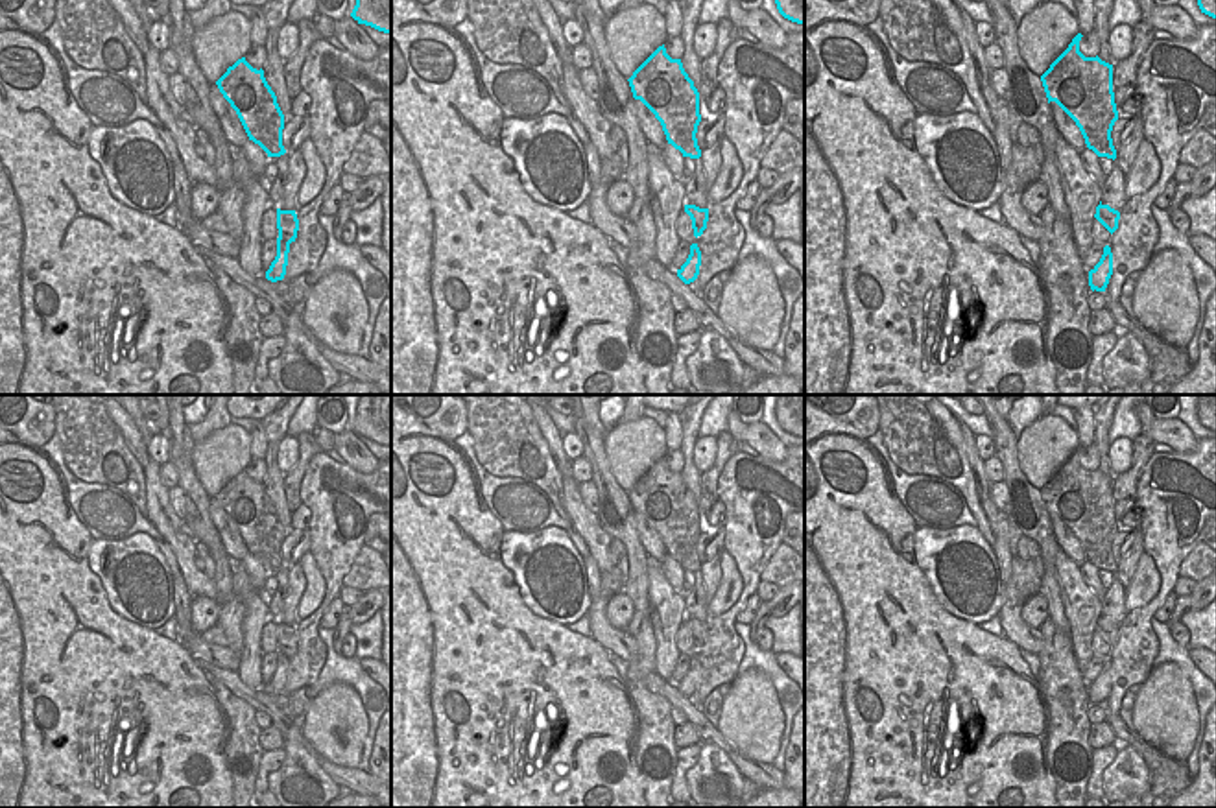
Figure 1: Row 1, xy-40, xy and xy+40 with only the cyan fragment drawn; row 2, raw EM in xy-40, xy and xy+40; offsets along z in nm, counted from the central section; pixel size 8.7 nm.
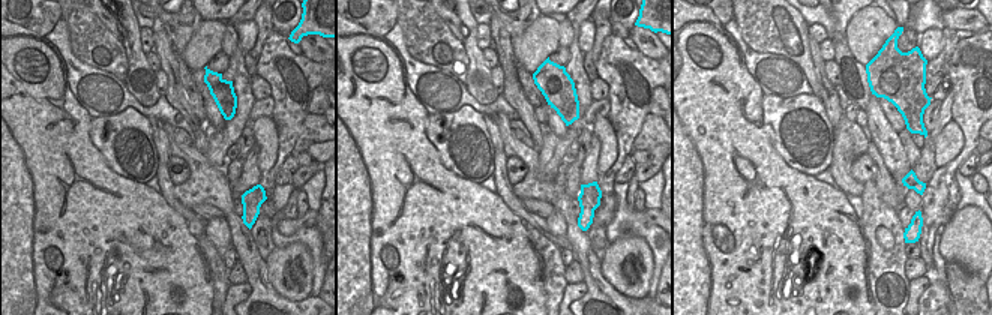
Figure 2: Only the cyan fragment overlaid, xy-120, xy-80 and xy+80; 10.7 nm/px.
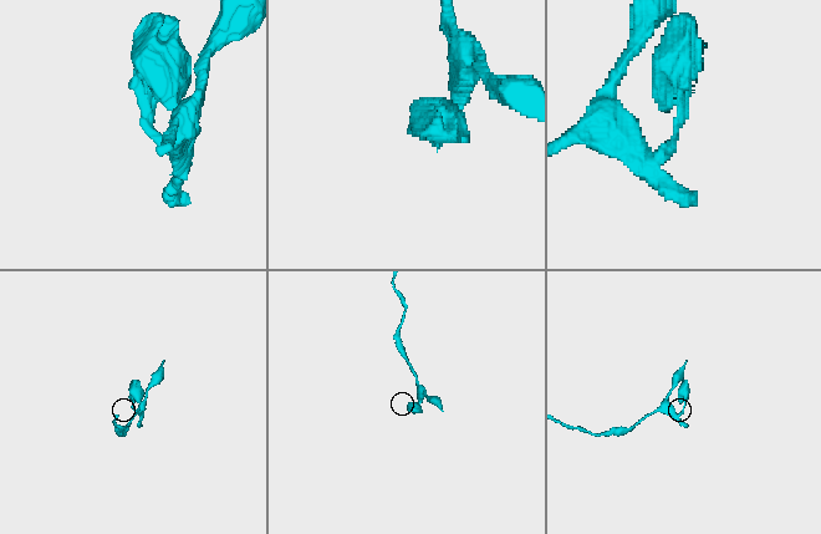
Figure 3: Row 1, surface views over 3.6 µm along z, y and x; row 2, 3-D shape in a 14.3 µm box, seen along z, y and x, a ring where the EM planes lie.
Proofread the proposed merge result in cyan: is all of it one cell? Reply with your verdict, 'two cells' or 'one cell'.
two cells

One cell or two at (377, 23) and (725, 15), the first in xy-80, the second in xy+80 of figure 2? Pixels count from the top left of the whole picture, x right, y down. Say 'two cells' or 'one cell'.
one cell

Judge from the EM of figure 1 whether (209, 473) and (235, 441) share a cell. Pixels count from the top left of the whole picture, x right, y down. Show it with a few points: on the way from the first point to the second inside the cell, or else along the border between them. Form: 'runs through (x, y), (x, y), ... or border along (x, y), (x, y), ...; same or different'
runs through (214, 465), (229, 449); same

